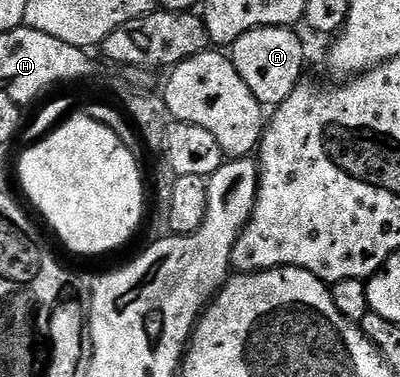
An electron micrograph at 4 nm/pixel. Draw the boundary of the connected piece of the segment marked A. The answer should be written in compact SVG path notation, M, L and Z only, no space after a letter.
M257 27L246 31L241 37L237 37L237 41L232 43L229 48L231 64L237 69L237 73L241 73L241 81L245 81L245 85L249 85L253 97L257 97L257 101L268 108L274 109L283 103L285 97L289 97L289 93L293 93L293 89L304 78L303 43L299 40L297 32L298 30L290 27Z

